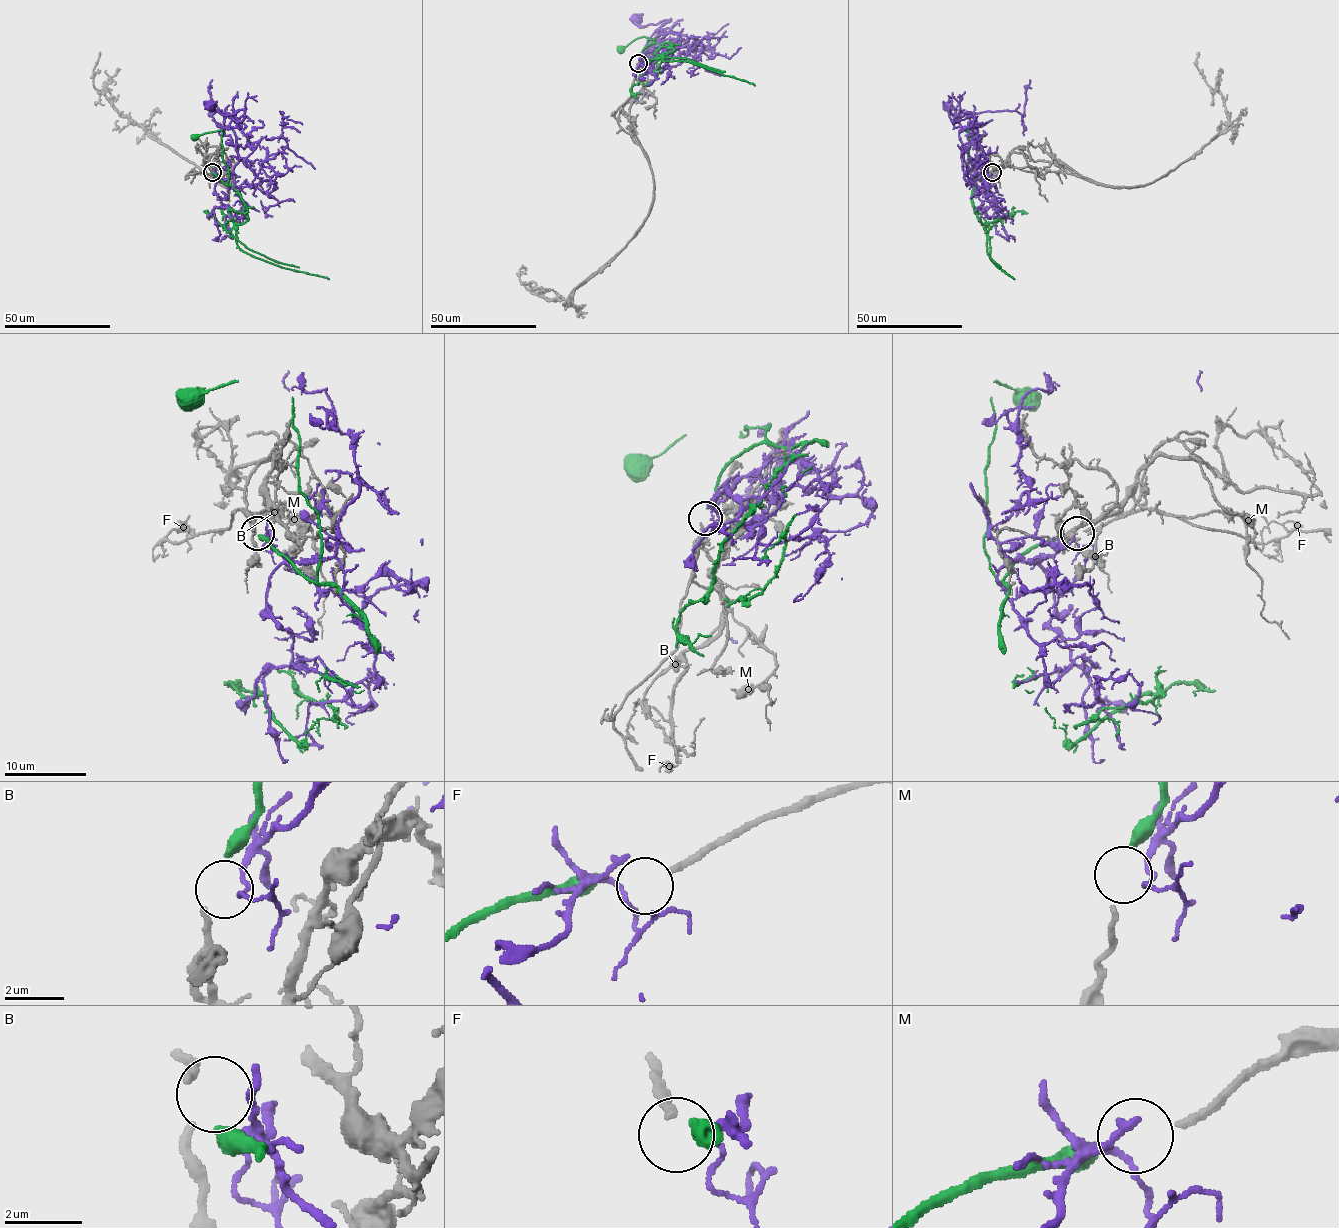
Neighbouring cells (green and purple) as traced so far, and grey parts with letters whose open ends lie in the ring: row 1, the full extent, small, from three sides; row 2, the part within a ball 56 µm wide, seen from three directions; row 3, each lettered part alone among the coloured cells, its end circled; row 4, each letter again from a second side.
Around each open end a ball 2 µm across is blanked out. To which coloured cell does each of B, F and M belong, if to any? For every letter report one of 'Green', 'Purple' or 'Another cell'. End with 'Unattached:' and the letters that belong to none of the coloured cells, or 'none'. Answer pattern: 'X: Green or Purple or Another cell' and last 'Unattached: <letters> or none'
B: Another cell
F: Another cell
M: Purple
Unattached: B, F

